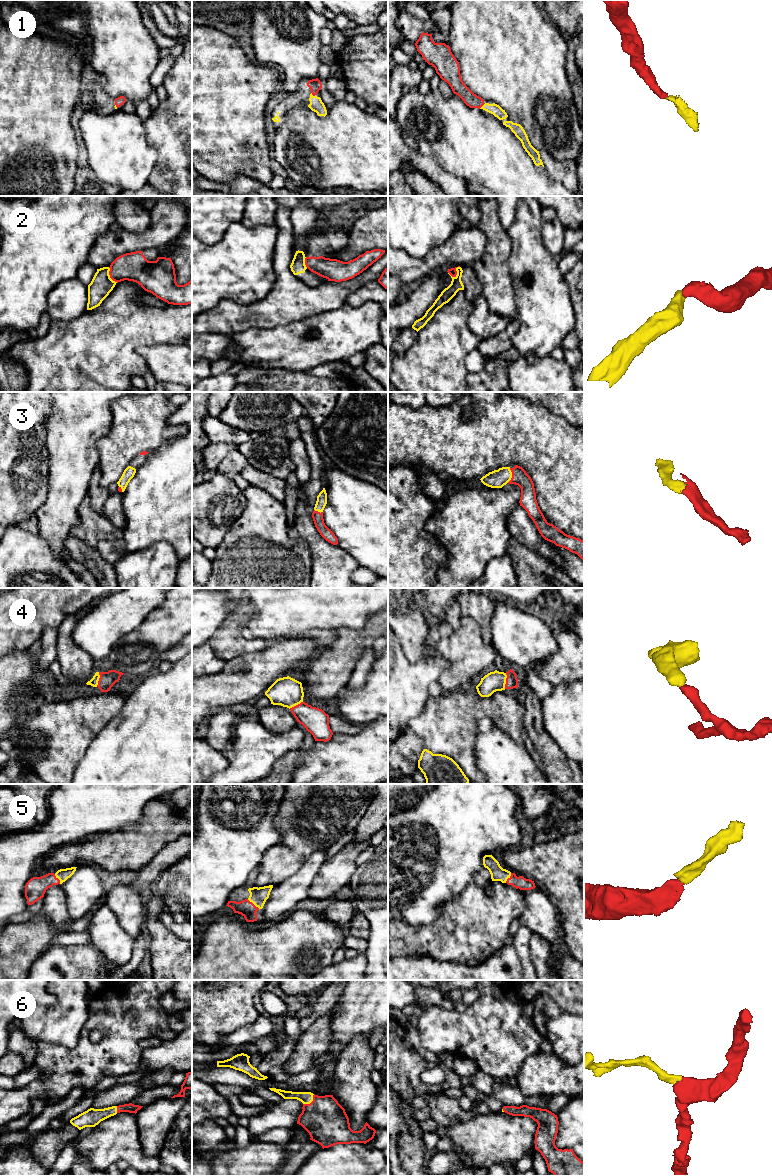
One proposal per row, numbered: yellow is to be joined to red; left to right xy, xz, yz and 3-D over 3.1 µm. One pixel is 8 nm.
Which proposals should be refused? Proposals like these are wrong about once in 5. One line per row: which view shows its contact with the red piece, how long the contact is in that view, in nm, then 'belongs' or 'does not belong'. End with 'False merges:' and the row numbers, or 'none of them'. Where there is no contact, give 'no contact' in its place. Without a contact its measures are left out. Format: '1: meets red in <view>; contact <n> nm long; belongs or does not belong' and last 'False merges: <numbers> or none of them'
1: meets red in yz; contact 70 nm long; belongs
2: meets red in yz; contact 110 nm long; does not belong
3: meets red in yz; contact 120 nm long; belongs
4: meets red in yz; contact 130 nm long; belongs
5: meets red in xz; contact 130 nm long; belongs
6: meets red in xz; contact 130 nm long; belongs
False merges: 2

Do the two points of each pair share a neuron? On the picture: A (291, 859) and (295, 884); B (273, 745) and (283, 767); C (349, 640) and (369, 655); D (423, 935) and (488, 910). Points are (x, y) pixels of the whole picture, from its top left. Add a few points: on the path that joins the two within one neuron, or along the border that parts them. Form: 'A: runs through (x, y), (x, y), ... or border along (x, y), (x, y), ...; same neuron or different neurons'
A: border along (309, 856), (295, 872), (273, 886); different neurons
B: border along (300, 745), (283, 755), (268, 773); different neurons
C: border along (371, 645), (362, 653), (352, 671); different neurons
D: runs through (439, 936), (457, 936), (466, 927), (472, 926); same neuron

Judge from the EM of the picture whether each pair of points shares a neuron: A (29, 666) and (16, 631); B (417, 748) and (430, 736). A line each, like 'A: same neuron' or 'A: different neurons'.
A: different neurons
B: different neurons

